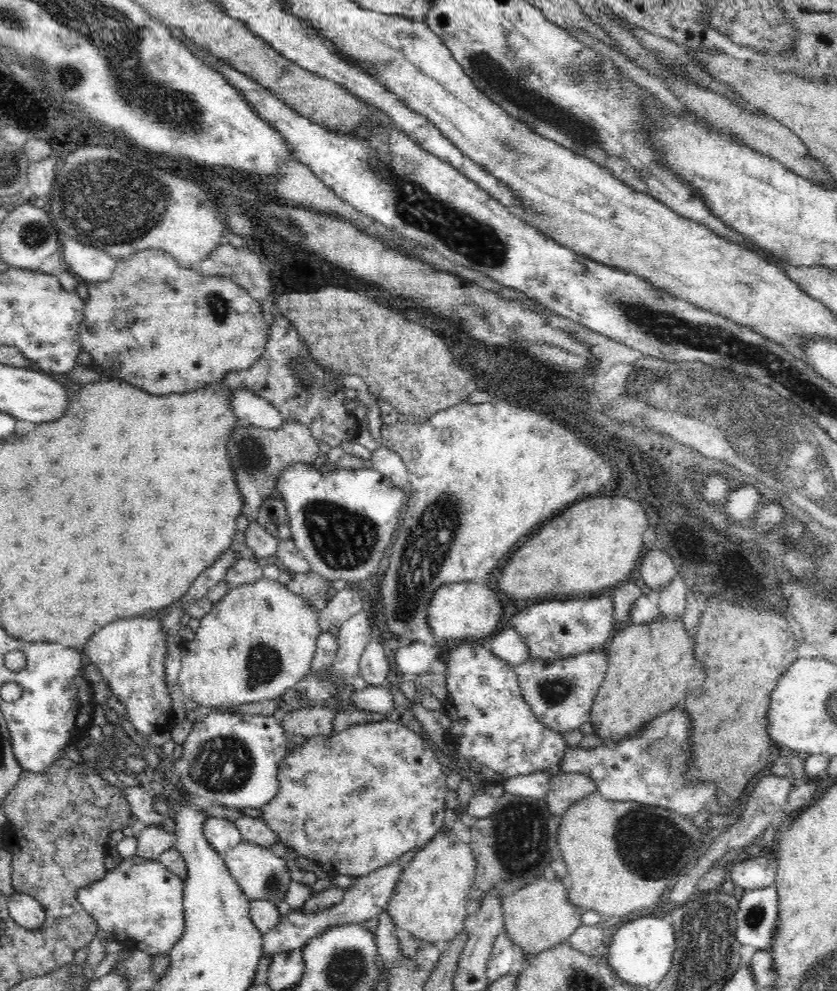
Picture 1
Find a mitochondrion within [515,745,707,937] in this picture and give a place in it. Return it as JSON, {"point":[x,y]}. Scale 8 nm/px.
{"point":[631,823]}

